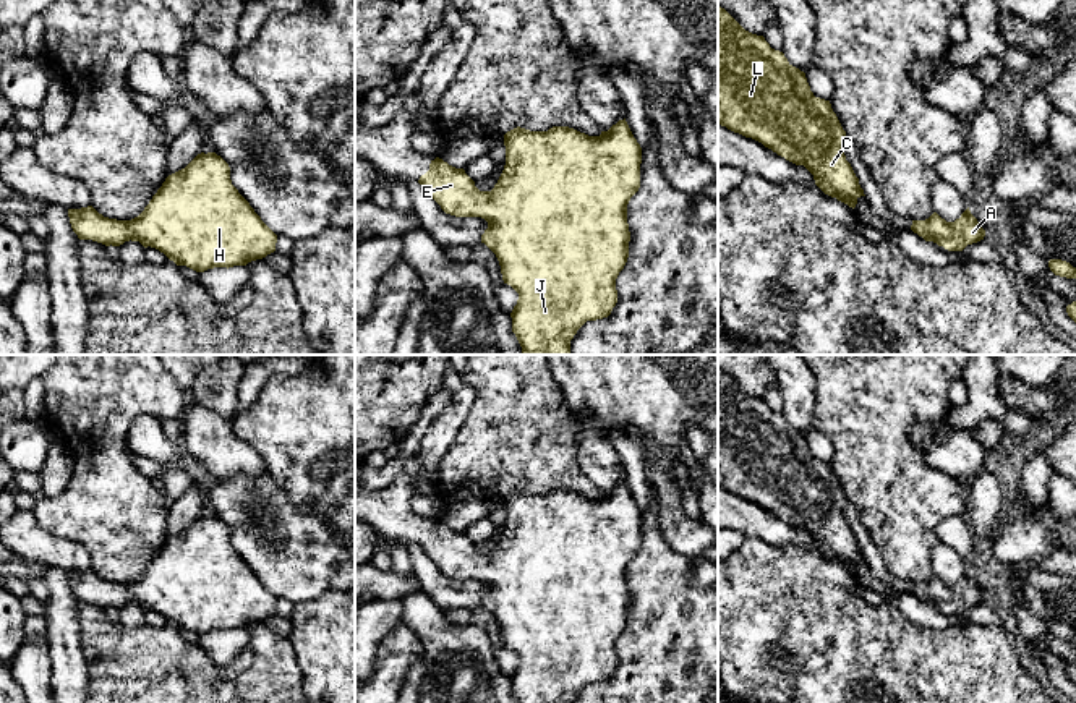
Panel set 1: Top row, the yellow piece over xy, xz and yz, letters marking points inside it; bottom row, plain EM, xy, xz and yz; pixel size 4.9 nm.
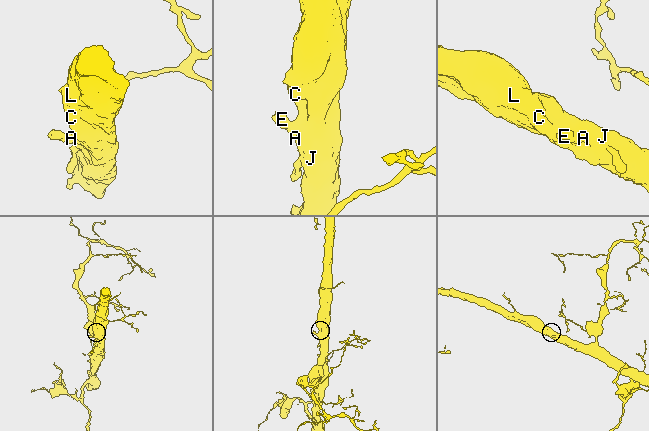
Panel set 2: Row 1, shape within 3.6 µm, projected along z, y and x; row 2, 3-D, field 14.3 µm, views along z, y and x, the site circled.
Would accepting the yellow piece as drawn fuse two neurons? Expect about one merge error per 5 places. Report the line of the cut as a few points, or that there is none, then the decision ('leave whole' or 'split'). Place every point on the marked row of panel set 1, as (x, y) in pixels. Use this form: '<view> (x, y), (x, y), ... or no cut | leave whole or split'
no cut | leave whole

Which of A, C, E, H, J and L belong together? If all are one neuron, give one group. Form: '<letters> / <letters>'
A C E H J L

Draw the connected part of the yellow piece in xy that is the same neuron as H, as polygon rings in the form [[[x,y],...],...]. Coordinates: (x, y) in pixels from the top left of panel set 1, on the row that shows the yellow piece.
[[[201,152],[185,168],[169,175],[144,211],[131,220],[104,217],[92,206],[68,209],[68,217],[79,240],[105,246],[139,241],[144,248],[159,249],[177,266],[196,272],[246,266],[274,253],[277,243],[277,235],[232,185],[230,167],[216,152]]]

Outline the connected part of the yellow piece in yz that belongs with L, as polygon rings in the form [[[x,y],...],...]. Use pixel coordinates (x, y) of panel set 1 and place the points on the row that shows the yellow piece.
[[[718,5],[718,125],[752,138],[771,149],[786,160],[804,165],[815,180],[815,185],[828,196],[856,207],[864,194],[851,164],[846,160],[848,143],[830,100],[815,97],[807,83],[805,73],[792,66],[783,52],[775,50],[763,36],[745,31],[724,8]]]

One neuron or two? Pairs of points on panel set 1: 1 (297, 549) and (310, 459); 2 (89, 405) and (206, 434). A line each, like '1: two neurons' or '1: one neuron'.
1: two neurons
2: two neurons

